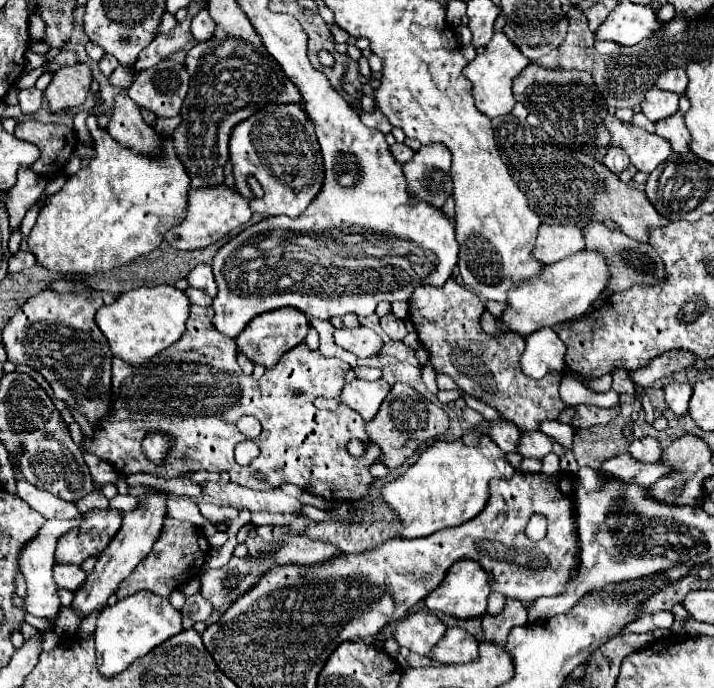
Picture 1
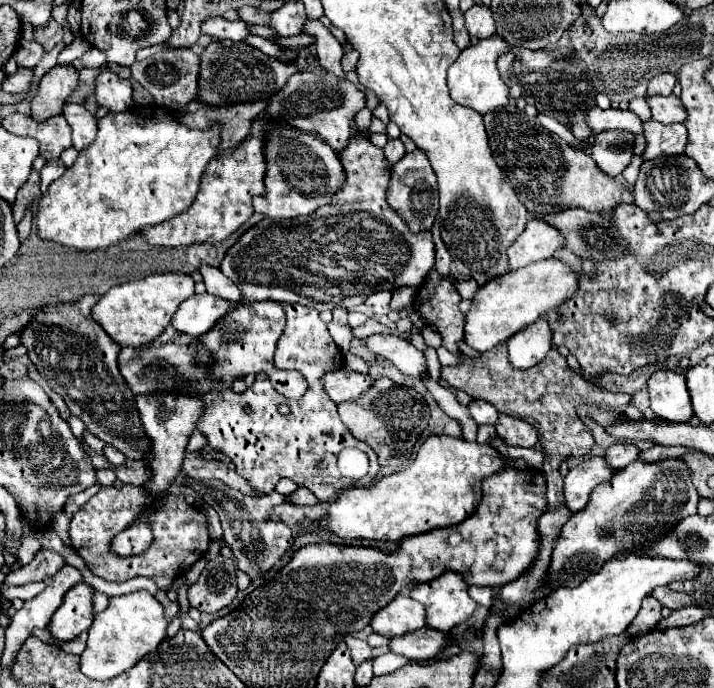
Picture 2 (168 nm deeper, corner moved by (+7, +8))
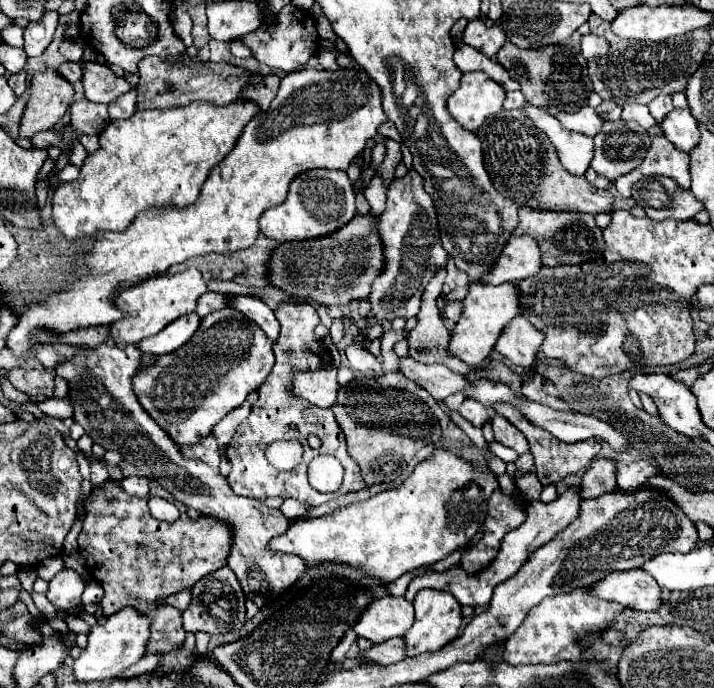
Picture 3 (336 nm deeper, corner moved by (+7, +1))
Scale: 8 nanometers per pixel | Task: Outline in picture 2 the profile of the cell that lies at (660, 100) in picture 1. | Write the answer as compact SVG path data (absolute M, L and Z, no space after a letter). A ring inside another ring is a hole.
M651 95L651 97L647 97L647 103L651 107L653 119L659 123L665 123L665 125L683 123L683 117L687 117L683 103L675 95L669 95L669 97Z

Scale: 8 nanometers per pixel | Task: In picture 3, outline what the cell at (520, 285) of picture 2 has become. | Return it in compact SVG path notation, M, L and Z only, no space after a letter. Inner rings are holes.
M479 282L471 284L469 292L463 300L461 318L449 332L449 344L447 344L449 356L455 356L473 366L483 364L483 360L493 352L495 338L499 338L499 332L515 316L519 316L519 290L515 288L515 284L511 284L511 282L505 282L499 286L479 284Z

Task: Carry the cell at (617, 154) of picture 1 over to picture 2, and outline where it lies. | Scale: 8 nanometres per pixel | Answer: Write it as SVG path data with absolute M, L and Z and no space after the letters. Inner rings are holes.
M603 131L595 135L595 145L591 147L591 157L611 177L617 177L631 161L635 137L631 133L619 131Z

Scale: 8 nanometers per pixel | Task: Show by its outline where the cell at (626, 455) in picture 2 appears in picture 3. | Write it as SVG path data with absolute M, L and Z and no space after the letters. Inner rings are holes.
M595 460L589 470L583 474L579 484L581 498L595 498L601 494L615 492L615 462L613 460Z

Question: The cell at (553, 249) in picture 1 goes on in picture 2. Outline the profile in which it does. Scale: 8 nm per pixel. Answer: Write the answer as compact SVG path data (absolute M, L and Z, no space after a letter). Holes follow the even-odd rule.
M529 219L525 231L517 237L515 245L511 245L509 253L509 269L525 267L543 257L551 257L557 249L565 247L563 233L549 225L545 219Z

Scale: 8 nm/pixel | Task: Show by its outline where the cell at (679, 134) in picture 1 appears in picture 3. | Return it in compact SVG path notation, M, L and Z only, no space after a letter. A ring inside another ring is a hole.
M665 136L653 138L653 144L639 168L621 176L615 182L617 192L623 198L631 196L631 186L641 180L643 176L669 176L673 178L683 190L689 190L689 154L679 152Z

